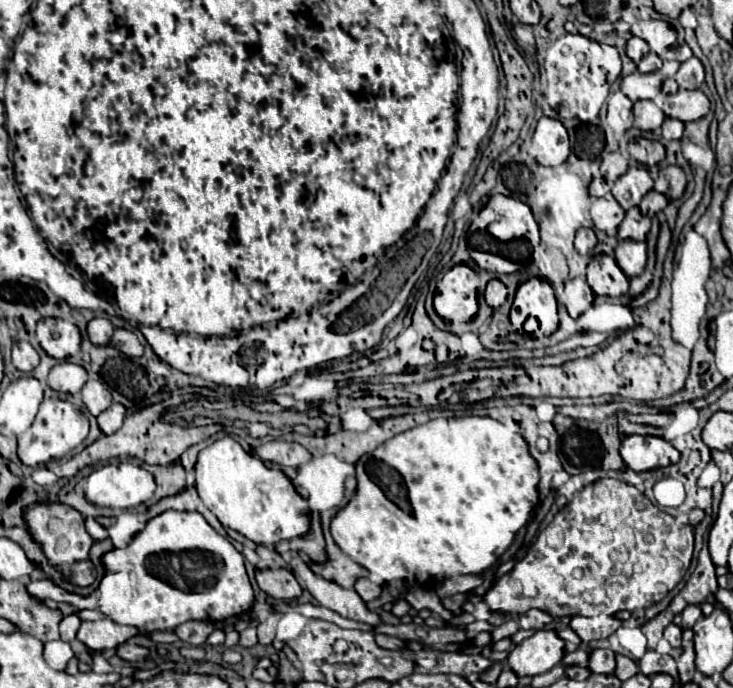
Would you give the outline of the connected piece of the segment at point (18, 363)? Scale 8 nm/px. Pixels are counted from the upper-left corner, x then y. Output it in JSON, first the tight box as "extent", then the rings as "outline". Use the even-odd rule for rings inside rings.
{"extent":[13,341,39,373],"outline":[[[19,341],[13,345],[13,365],[19,371],[29,373],[39,365],[39,355],[27,341]]]}

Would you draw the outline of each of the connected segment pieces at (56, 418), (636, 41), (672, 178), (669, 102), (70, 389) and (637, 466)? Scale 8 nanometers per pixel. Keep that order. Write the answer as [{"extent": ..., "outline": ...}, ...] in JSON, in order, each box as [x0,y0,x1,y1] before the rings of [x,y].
[{"extent":[19,401,89,467],"outline":[[[55,401],[57,405],[41,405],[33,425],[19,435],[19,459],[25,465],[37,467],[41,463],[47,463],[49,459],[61,459],[69,451],[73,451],[89,433],[89,421],[81,407],[69,403],[69,401]]]},{"extent":[627,37,649,63],"outline":[[[631,37],[631,39],[627,41],[627,55],[629,55],[635,63],[637,63],[647,51],[649,51],[649,45],[645,45],[643,39],[639,39],[639,37]]]},{"extent":[653,165,687,199],"outline":[[[667,165],[659,171],[659,177],[655,179],[653,189],[663,193],[669,199],[679,199],[685,191],[685,185],[687,185],[687,177],[683,169],[677,165]]]},{"extent":[663,89,709,123],"outline":[[[679,89],[675,95],[669,95],[663,103],[663,113],[667,117],[679,119],[683,123],[701,119],[709,113],[709,99],[703,91],[687,91],[687,89]]]},{"extent":[49,365,87,395],"outline":[[[75,365],[75,369],[51,369],[49,371],[49,387],[55,391],[79,395],[85,381],[87,381],[87,373],[81,365]]]},{"extent":[619,435,679,473],"outline":[[[629,435],[621,441],[619,449],[625,465],[637,473],[667,467],[679,461],[679,451],[665,439],[651,435]]]}]

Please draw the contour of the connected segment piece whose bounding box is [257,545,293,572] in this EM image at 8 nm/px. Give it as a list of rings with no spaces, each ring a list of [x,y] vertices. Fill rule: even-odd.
[[[257,545],[257,553],[261,557],[259,561],[259,569],[276,569],[287,568],[293,572],[291,566],[284,560],[284,558],[275,550],[275,545]]]

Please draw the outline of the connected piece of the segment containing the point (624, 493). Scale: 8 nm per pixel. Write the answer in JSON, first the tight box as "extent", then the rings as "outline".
{"extent":[483,479,693,617],"outline":[[[599,479],[585,485],[573,501],[569,501],[553,521],[539,533],[533,547],[525,557],[515,563],[513,571],[499,577],[491,589],[483,595],[483,605],[495,613],[525,613],[529,609],[547,611],[551,617],[599,613],[613,615],[617,611],[635,611],[659,603],[687,573],[693,555],[693,531],[691,525],[679,527],[675,519],[655,507],[637,487],[619,479]]]}

